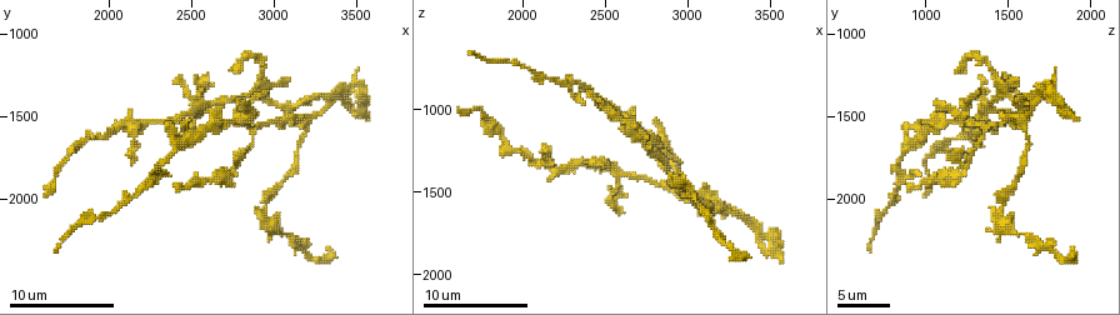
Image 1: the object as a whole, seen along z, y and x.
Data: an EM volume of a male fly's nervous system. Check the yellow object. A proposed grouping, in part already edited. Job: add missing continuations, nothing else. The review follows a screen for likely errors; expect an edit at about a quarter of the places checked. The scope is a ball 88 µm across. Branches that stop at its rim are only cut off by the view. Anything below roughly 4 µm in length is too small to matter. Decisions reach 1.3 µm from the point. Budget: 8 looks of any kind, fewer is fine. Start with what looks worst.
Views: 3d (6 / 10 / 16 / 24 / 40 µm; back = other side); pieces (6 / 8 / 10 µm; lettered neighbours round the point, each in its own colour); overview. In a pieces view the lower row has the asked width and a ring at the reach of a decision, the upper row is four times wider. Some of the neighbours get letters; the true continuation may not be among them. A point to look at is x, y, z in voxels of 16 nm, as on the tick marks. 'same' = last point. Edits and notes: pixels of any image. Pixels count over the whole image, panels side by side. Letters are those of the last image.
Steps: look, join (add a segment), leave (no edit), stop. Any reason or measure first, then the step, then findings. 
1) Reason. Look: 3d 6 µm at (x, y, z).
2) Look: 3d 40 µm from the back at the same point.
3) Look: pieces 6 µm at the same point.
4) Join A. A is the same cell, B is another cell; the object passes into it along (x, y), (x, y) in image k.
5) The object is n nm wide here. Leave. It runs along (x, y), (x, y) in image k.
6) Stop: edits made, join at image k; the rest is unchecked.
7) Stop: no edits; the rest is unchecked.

An open end. Look: 3d 10 µm at (3080, 1280, 1560).

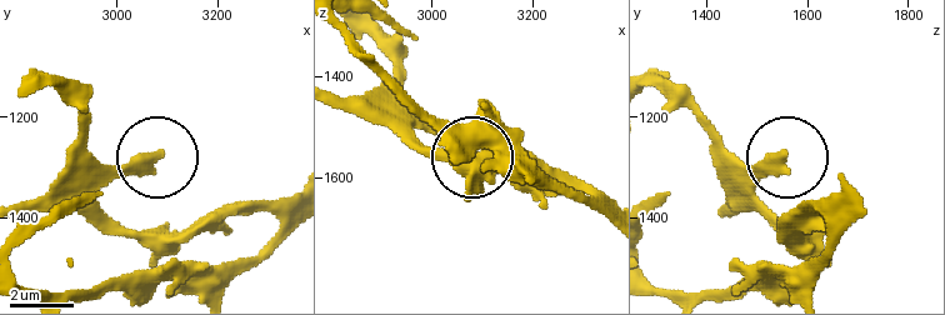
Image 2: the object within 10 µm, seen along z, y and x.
Look: pieces 8 µm at (3080, 1275, 1555).

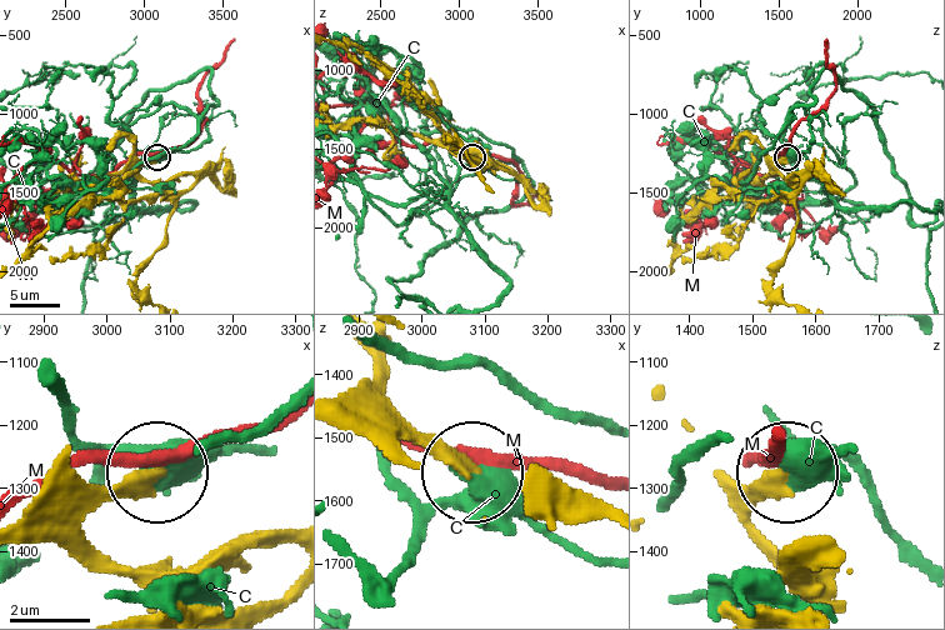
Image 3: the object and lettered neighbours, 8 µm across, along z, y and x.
The object is 280 nm wide here. Leave. C and M are other cells; it runs along (411, 456), (405, 439), (441, 450), (469, 473) in image 3; none of them fits.

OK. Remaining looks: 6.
Branch stops here. Look: 3d 10 µm at (2160, 1800, 1260).

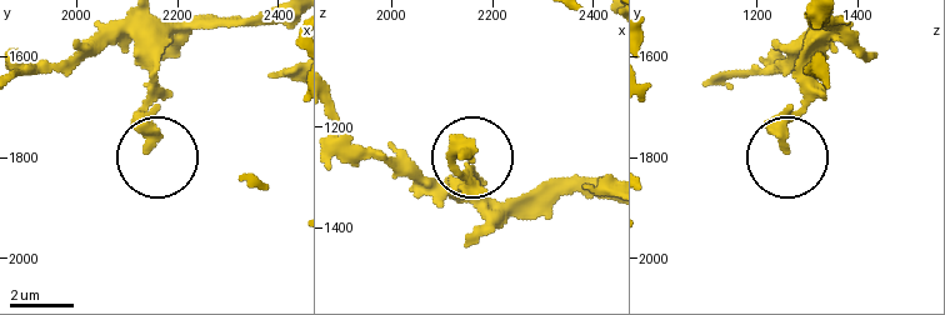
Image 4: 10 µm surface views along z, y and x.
Look: pieces 8 µm at (2145, 1785, 1260).

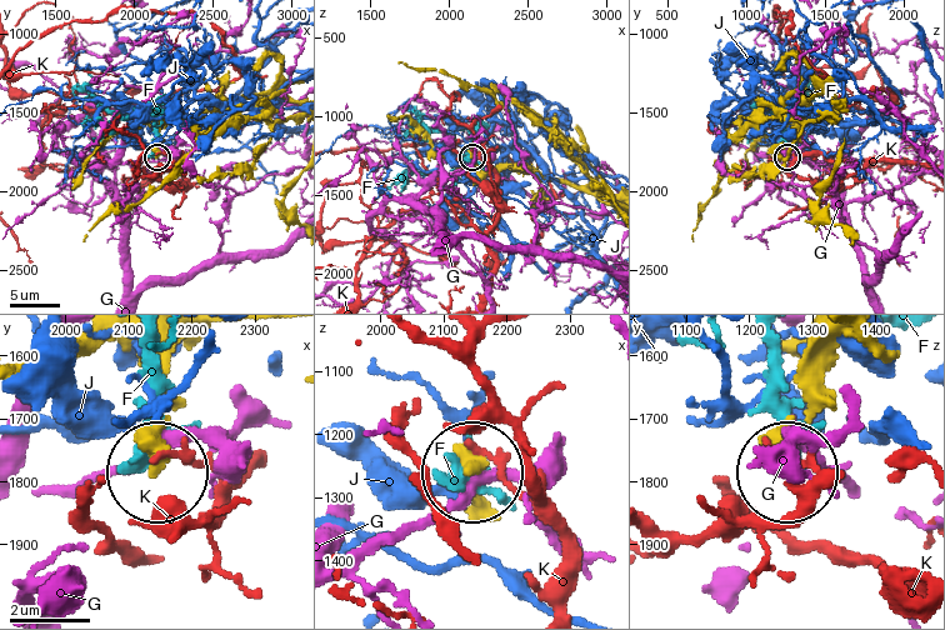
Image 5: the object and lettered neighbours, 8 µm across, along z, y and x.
Leave. F, G, J and K are other cells; no lettered segment goes on from it.

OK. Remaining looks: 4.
An open end. Look: pieces 10 µm at (3580, 1520, 1900).

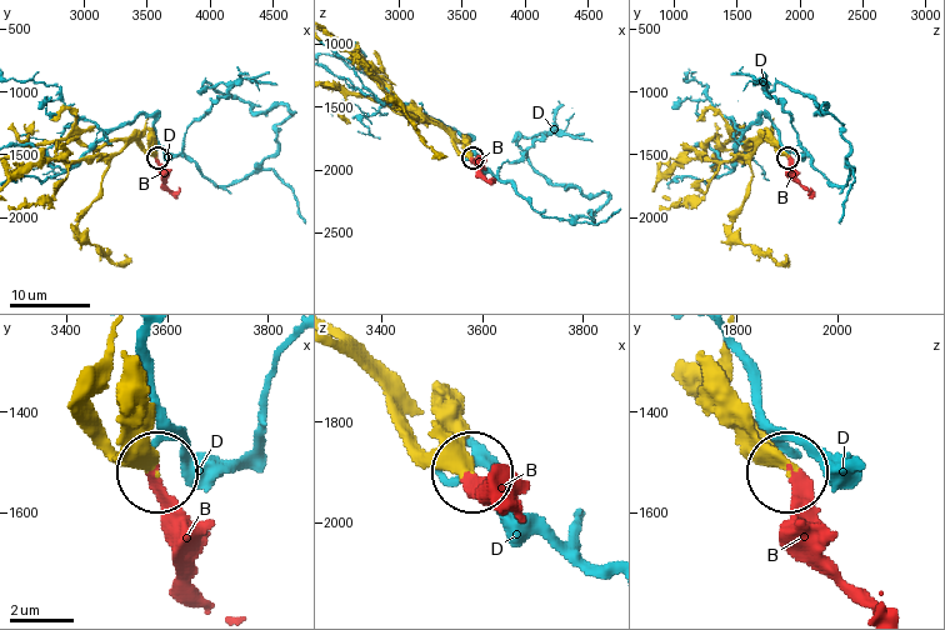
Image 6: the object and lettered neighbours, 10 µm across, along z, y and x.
Join B. B is the same cell, D is another cell; the object passes into it along (74, 410), (115, 450), (153, 464), (181, 571), (204, 595) in image 6; the cell continues.

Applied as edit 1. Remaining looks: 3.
Look: overview.

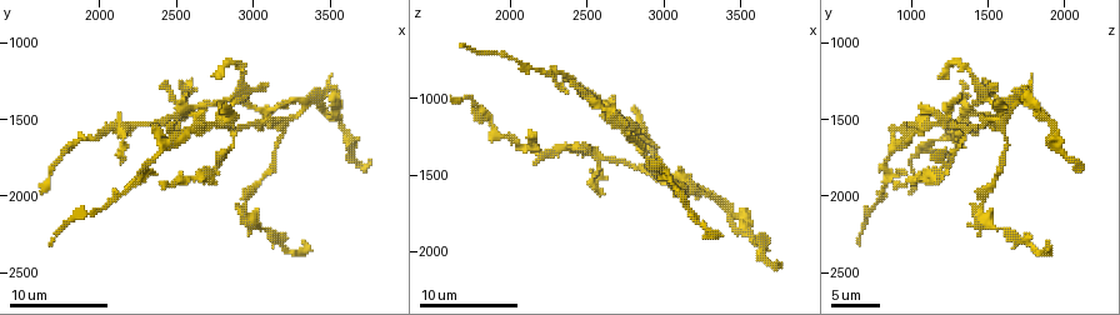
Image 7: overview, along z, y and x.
Branch stops here. Look: 3d 6 µm at (2360, 1540, 880).

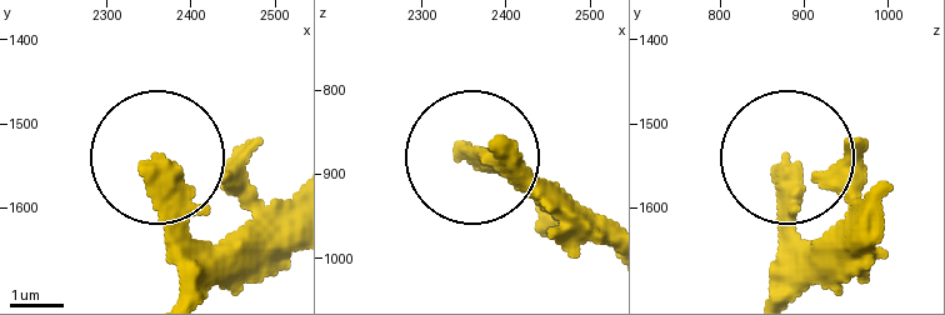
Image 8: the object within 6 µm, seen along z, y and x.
Look: pieces 6 µm at (2355, 1555, 875).

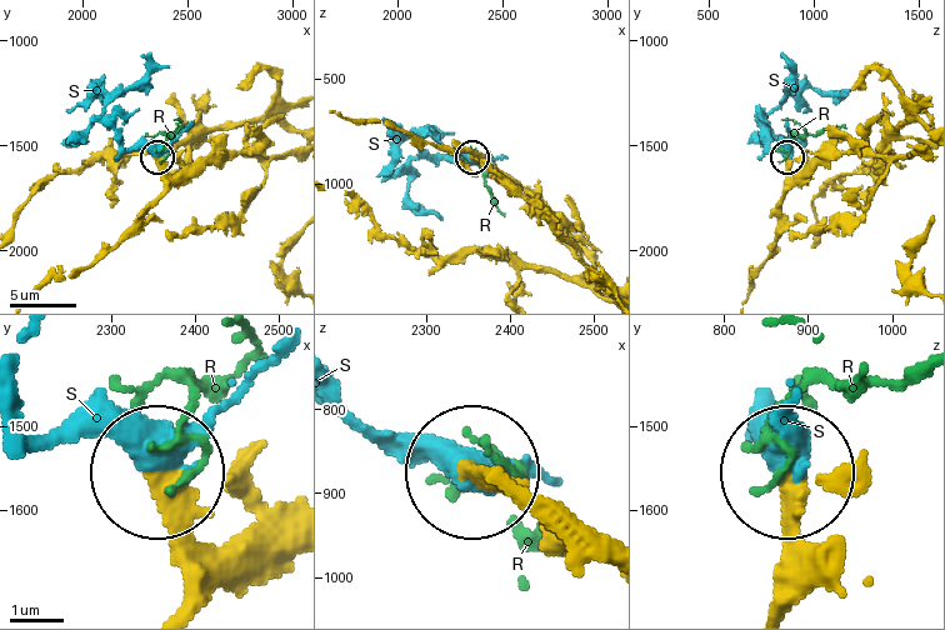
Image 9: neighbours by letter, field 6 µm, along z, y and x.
The object is 420 nm wide here. Join S. S is the same cell, R is another cell; the cell continues.

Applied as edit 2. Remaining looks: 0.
Stop: edits made, join at image 6, join at image 9; the rest is unchecked.

